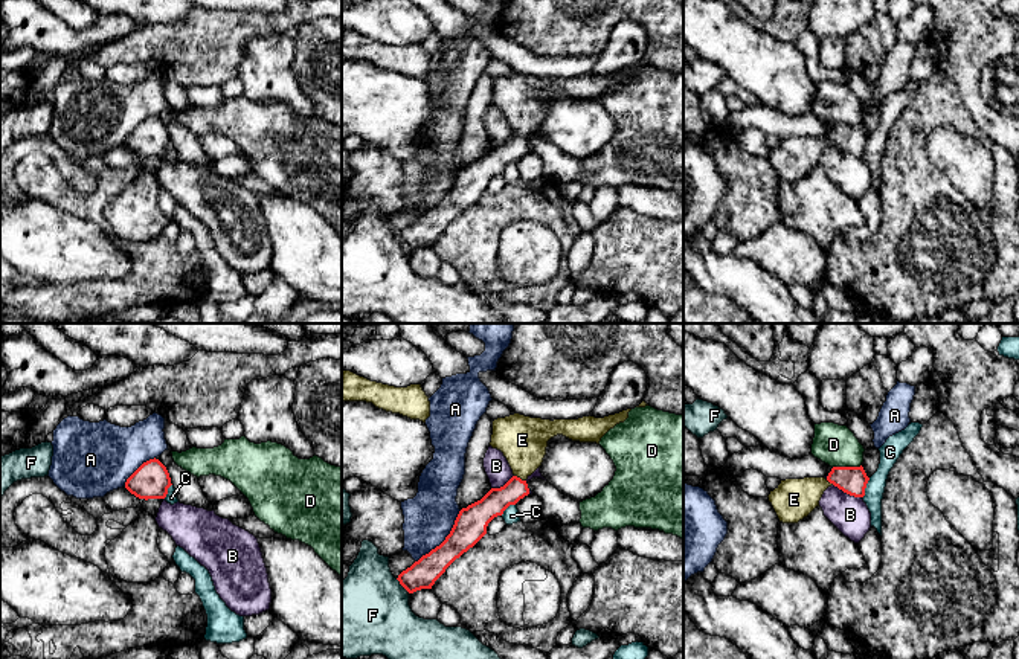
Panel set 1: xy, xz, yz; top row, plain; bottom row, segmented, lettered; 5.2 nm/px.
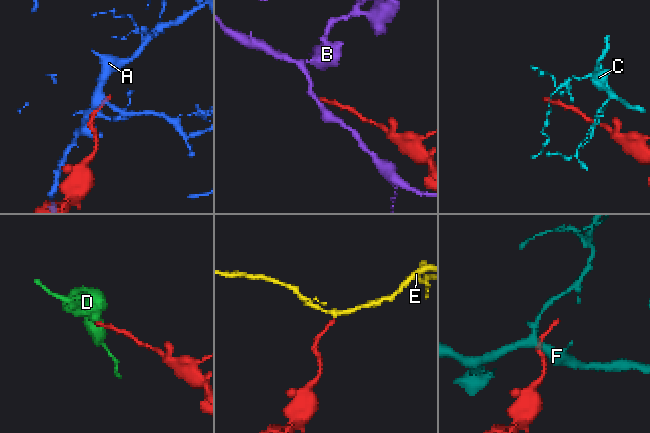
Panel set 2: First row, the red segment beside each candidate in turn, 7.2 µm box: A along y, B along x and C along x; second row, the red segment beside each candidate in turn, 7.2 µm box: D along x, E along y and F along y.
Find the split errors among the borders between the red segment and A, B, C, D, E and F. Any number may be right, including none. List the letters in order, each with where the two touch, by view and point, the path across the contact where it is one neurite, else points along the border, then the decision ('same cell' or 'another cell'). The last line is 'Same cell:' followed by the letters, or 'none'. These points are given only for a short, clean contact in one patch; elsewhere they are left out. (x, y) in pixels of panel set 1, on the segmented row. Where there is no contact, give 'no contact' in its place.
A: meets red in xz at (446, 539); another cell
B: meets red in yz at (847, 493); border along yz (833, 484), (861, 498); another cell
C: meets red in yz at (865, 487); border along yz (870, 478), (862, 498); another cell
D: meets red in yz at (847, 467); border along yz (861, 464), (833, 467); another cell
E: meets red in xz at (519, 478); runs through xz (496, 501), (519, 478), (522, 469), (522, 440); same cell
F: meets red in xz at (401, 585); another cell
Same cell: E

